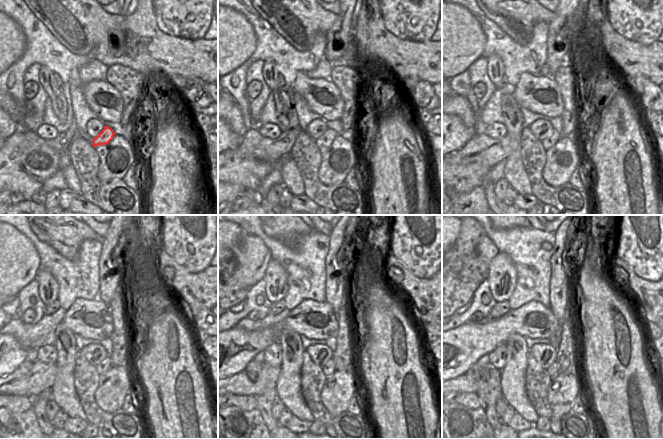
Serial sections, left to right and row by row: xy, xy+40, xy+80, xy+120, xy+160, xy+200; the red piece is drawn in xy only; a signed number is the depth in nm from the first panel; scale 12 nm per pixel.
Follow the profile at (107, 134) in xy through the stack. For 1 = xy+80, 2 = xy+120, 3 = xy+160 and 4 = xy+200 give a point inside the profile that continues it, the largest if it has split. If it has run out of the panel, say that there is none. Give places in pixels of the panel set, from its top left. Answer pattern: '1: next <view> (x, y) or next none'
1: next xy+80 (547, 143)
2: next xy+120 (105, 365)
3: next xy+160 (328, 369)
4: next xy+200 (553, 370)

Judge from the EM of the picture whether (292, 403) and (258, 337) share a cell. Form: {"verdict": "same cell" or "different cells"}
{"verdict": "different cells"}

